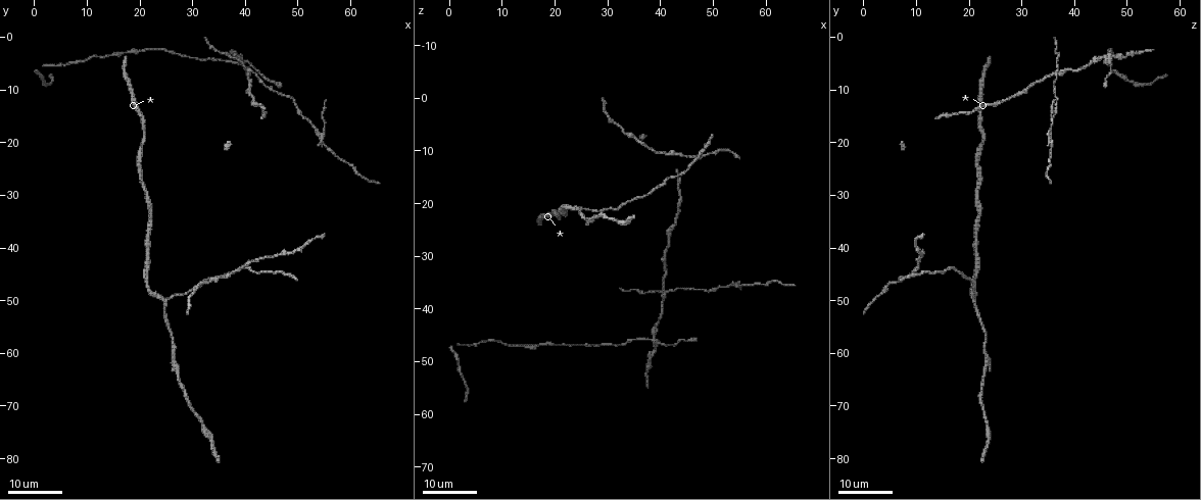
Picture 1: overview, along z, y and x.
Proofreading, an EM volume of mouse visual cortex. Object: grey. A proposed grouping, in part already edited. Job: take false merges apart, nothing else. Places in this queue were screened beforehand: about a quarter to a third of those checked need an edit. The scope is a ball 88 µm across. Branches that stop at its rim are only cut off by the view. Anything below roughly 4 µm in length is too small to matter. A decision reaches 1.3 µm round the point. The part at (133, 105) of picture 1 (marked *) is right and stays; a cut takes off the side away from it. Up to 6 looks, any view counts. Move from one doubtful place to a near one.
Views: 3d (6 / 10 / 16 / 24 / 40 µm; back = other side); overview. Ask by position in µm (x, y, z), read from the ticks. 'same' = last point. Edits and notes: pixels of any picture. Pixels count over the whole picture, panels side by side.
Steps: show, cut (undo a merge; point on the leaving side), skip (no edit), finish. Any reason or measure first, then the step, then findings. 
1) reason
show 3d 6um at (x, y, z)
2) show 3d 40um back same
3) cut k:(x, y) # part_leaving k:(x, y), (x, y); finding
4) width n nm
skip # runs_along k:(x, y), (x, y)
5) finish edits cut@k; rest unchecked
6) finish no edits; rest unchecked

looks like a crossing
show 3d 24um at (40.5, 7.0, 37.0)

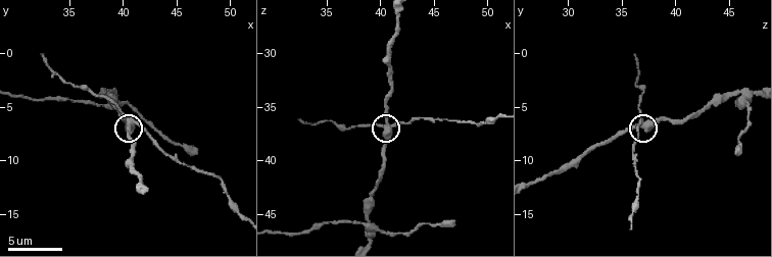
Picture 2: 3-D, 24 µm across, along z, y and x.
show 3d 6um at (40.6, 6.8, 36.8)

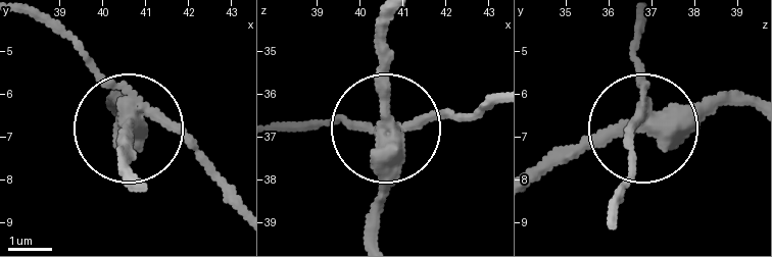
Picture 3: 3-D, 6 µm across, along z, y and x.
cut 3:(118, 141) # part_leaving 3:(133, 116), (133, 171); two neurons meet here

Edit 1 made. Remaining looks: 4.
side arm on a straight run
show 3d 24um at (54.5, 20.0, 35.5)

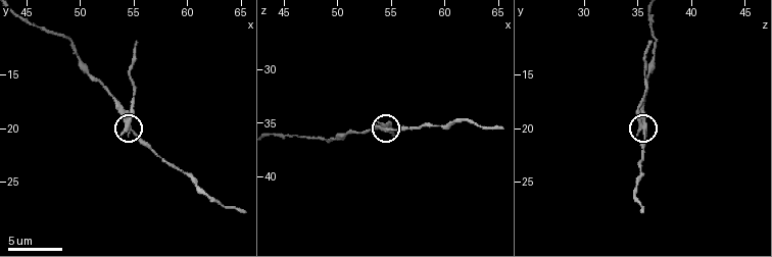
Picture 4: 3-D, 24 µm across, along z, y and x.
show 3d 6um at (54.4, 19.8, 35.6)

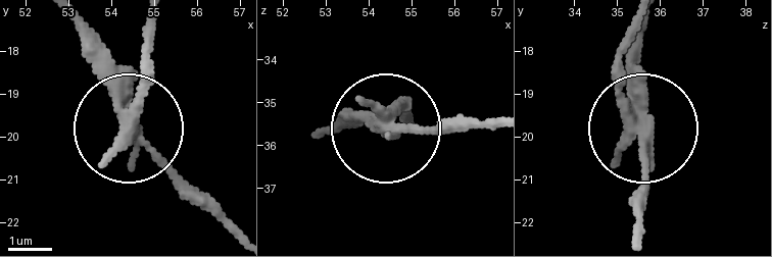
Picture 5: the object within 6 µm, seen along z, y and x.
width 320 nm
cut 5:(153, 66) # part_leaving 5:(134, 115), (148, 20); two neurons meet here

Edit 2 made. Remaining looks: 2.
three-way junction
show 3d 24um at (24.5, 50.0, 21.0)

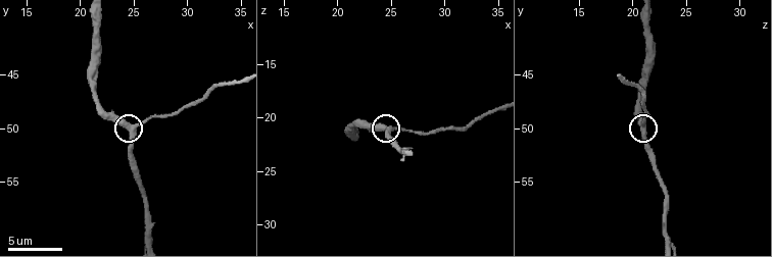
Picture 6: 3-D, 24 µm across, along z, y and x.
show 3d 6um at (25.0, 50.0, 21.2)

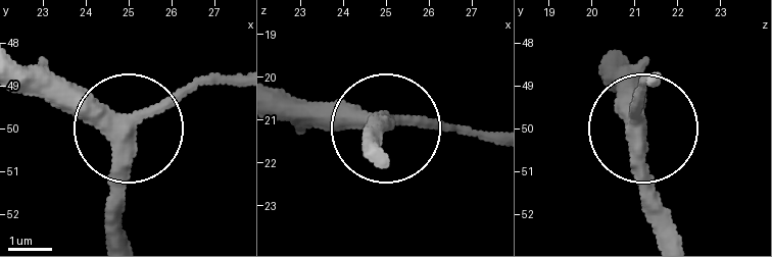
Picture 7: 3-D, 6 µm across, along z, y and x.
side_arm 35 um
skip # runs_along 7:(22, 64), (77, 83), (132, 122), (216, 79); one neuron here

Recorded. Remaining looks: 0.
finish edits cut@3, cut@5; rest unchecked

